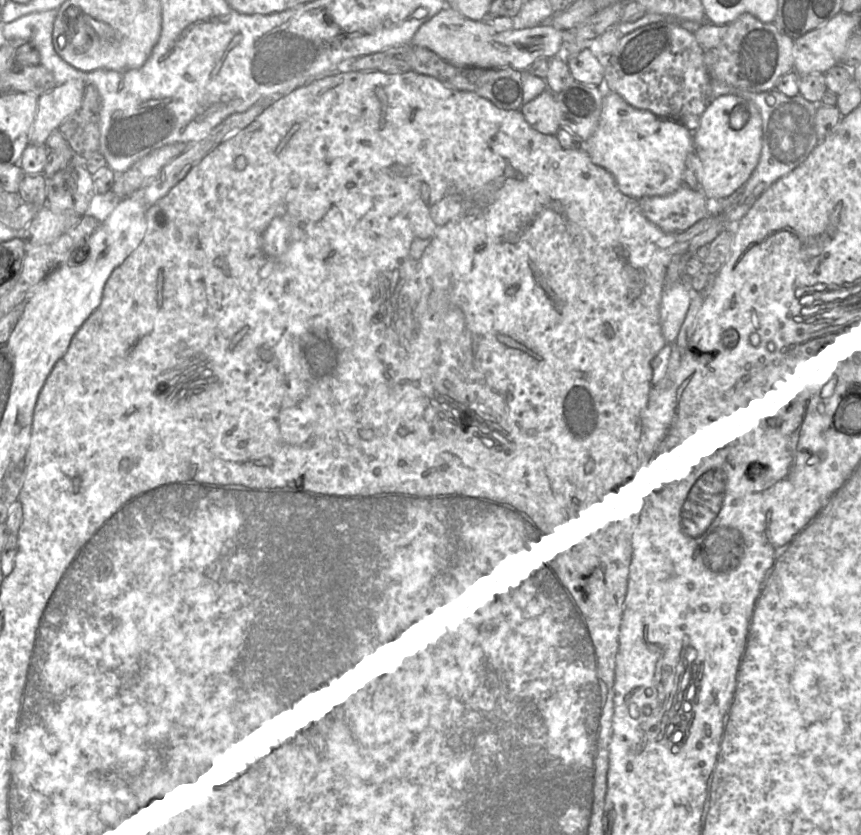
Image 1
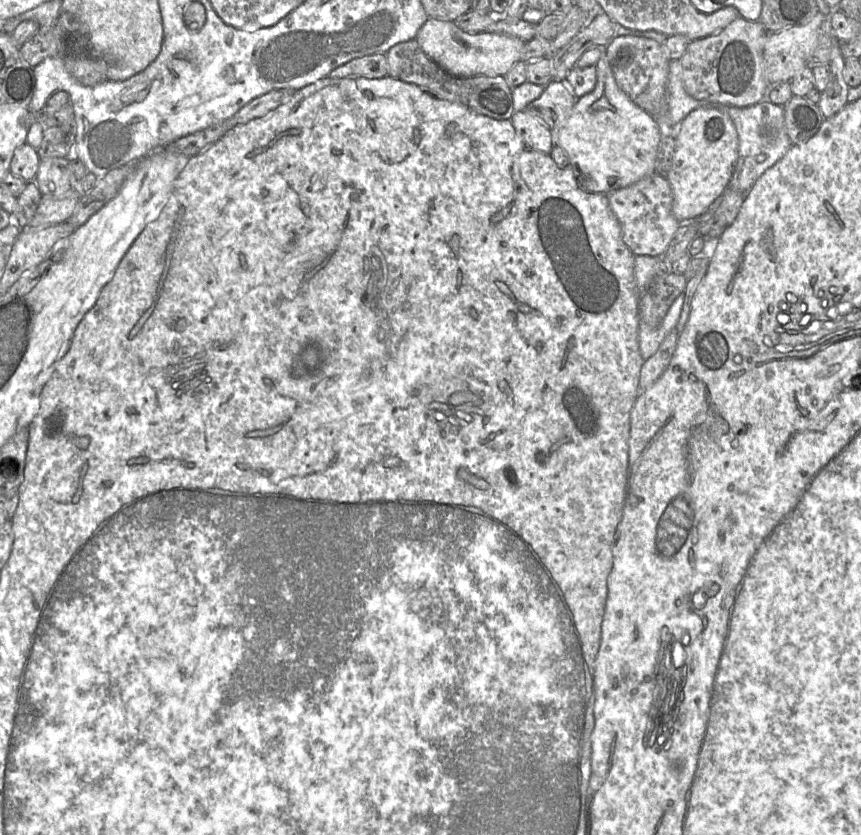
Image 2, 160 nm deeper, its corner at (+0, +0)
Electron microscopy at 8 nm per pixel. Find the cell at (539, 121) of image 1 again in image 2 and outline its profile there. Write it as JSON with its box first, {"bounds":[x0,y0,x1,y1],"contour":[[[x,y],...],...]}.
{"bounds":[510,110,553,154],"contour":[[[526,110],[515,112],[510,118],[517,135],[530,149],[549,154],[553,148],[552,131]]]}

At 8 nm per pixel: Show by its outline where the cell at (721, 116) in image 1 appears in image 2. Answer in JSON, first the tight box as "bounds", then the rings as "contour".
{"bounds":[667,109,739,224],"contour":[[[718,109],[691,111],[676,128],[675,151],[667,174],[673,193],[672,212],[682,224],[694,221],[727,189],[739,153],[739,138],[732,119]]]}

